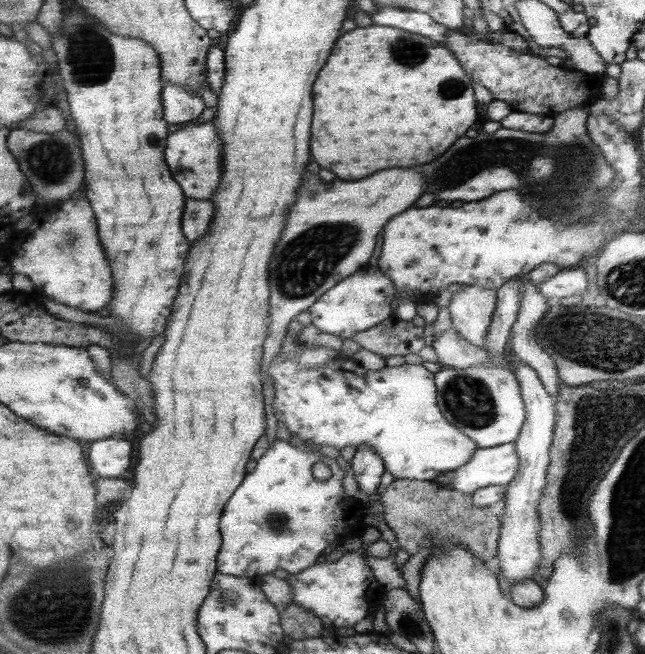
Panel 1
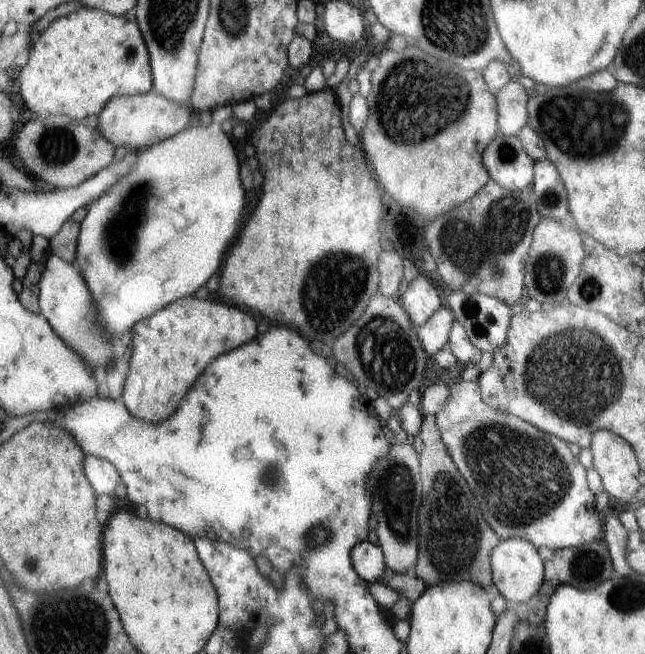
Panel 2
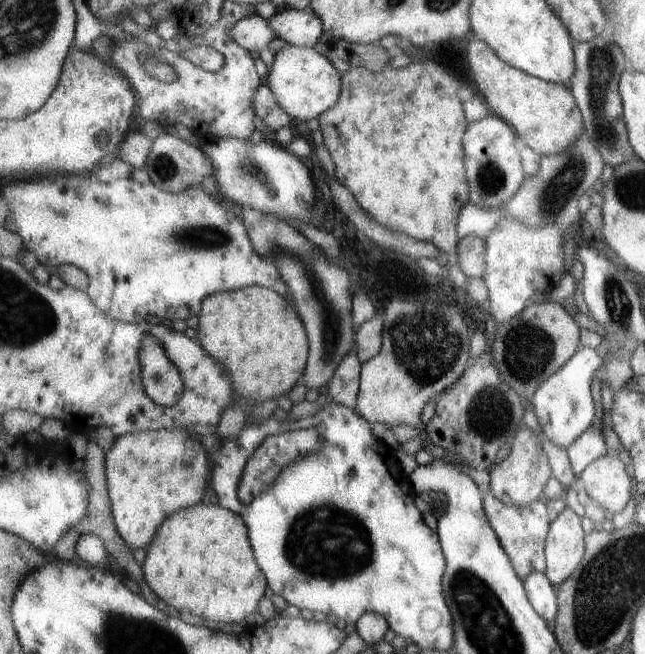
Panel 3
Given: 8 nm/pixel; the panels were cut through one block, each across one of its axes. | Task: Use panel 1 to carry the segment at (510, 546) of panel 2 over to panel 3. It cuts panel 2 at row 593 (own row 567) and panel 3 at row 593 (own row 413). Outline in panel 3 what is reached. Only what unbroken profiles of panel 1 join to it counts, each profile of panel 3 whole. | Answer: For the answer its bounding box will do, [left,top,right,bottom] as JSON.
[524,573,559,625]

